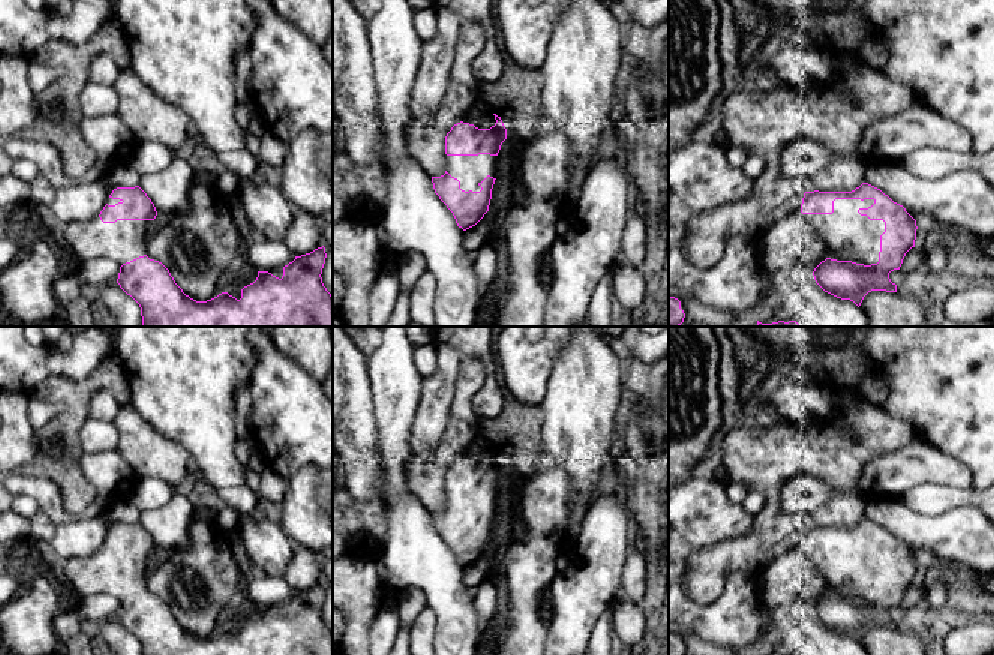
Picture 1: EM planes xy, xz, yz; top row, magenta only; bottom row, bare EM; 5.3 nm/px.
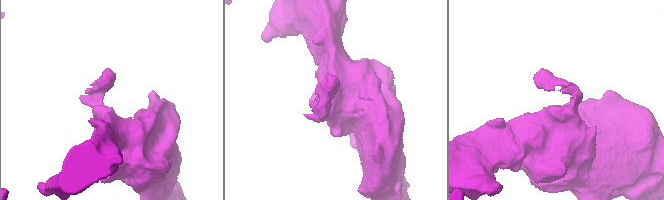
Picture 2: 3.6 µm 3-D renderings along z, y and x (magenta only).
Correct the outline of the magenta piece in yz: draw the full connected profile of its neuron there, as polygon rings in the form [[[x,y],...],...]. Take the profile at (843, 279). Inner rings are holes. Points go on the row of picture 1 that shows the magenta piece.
[[[862,183],[852,192],[805,192],[801,213],[825,243],[826,259],[813,271],[816,283],[828,294],[850,300],[858,307],[871,291],[897,292],[889,273],[900,270],[906,253],[915,247],[916,220],[880,189]]]

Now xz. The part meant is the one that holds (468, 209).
[[[496,114],[490,129],[457,123],[445,136],[445,174],[432,177],[435,193],[453,213],[463,231],[475,226],[489,211],[498,177],[498,153],[507,129]]]

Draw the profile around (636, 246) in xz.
[[[631,196],[628,220],[624,229],[621,252],[627,265],[645,270],[652,256],[652,241],[646,223],[639,216]]]

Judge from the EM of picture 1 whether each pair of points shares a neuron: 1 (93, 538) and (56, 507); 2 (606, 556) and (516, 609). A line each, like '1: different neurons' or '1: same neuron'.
1: different neurons
2: different neurons

